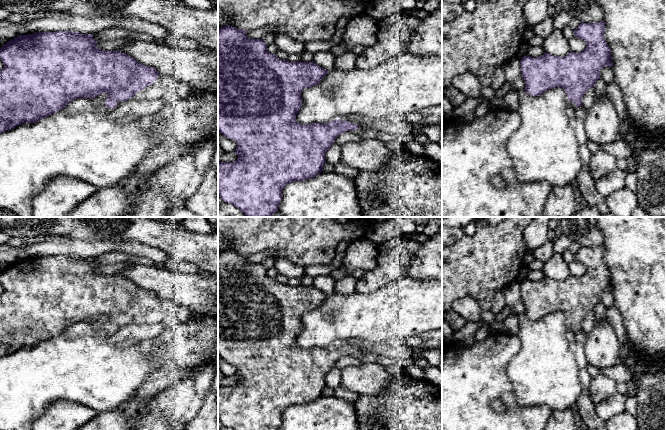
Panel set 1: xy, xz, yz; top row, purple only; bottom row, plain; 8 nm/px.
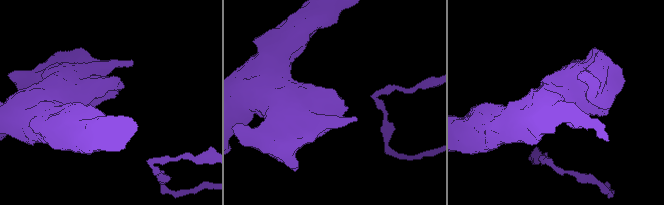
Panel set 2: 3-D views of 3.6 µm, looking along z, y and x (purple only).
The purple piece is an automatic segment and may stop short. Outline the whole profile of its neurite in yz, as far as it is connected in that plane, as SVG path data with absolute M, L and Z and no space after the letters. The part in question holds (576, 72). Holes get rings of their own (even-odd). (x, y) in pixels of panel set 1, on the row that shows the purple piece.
M604 21L582 22L574 30L574 37L586 42L582 52L570 52L564 57L545 52L536 58L528 55L522 57L520 63L524 90L531 96L539 96L547 90L562 87L575 107L581 106L586 91L601 78L600 70L605 66L613 66L604 30Z

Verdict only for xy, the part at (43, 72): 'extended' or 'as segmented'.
as segmented

